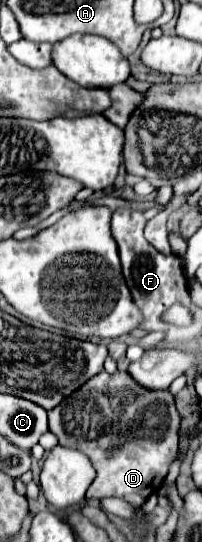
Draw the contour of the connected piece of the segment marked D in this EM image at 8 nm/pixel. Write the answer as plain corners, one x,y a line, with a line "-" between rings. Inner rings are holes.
100,372
92,380
88,380
82,388
78,388
72,396
62,400
54,410
48,412
50,420
50,432
58,436
60,446
74,448
86,454
96,470
96,478
92,486
86,492
88,500
98,500
104,496
116,496
132,504
134,508
140,508
146,498
164,484
164,478
168,476
170,464
178,456
178,426
180,416
174,406
174,396
168,390
150,392
138,386
128,372

